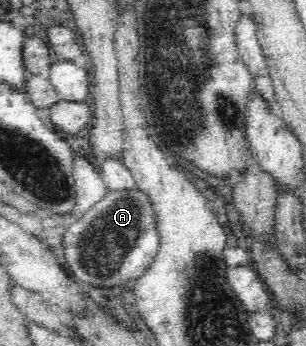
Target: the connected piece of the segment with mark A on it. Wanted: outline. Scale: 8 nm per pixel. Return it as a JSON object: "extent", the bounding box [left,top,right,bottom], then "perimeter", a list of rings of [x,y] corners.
{"extent":[62,188,161,287],"perimeter":[[[119,188],[107,191],[105,196],[95,205],[77,217],[73,225],[67,225],[67,231],[62,237],[62,250],[65,268],[74,279],[95,287],[115,287],[125,285],[131,279],[139,279],[147,273],[148,267],[155,261],[161,247],[160,222],[158,212],[150,193],[141,188]]]}

